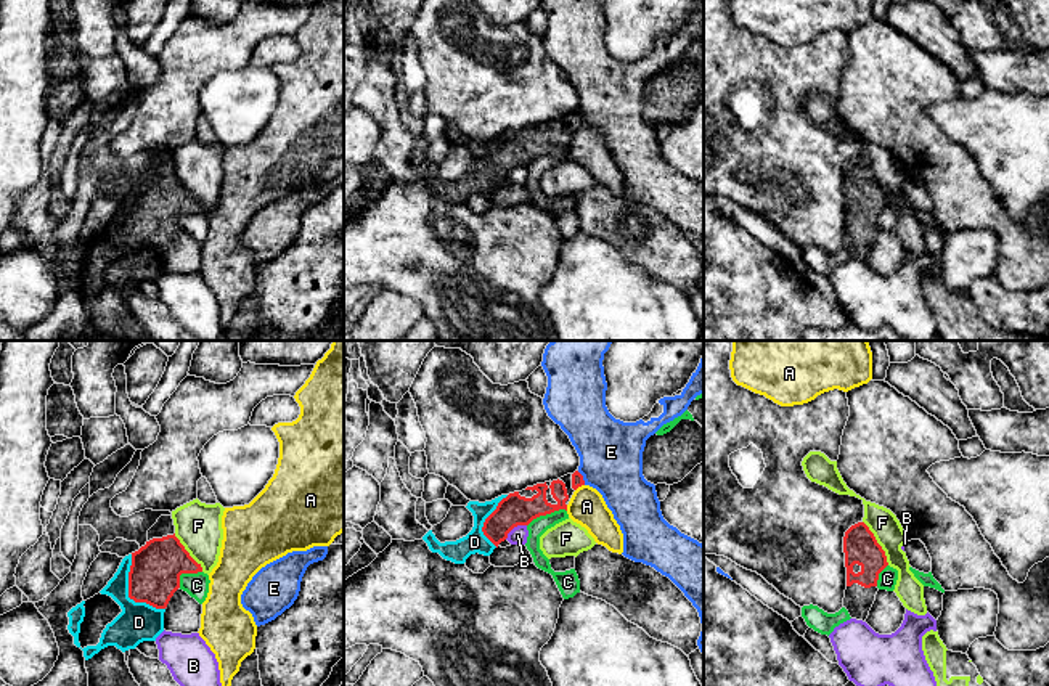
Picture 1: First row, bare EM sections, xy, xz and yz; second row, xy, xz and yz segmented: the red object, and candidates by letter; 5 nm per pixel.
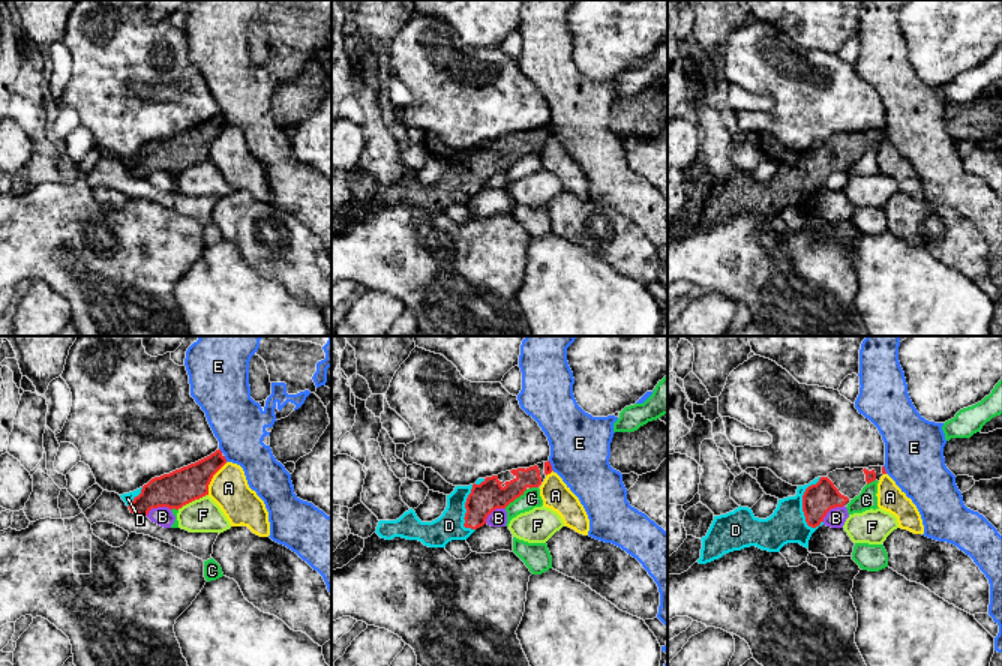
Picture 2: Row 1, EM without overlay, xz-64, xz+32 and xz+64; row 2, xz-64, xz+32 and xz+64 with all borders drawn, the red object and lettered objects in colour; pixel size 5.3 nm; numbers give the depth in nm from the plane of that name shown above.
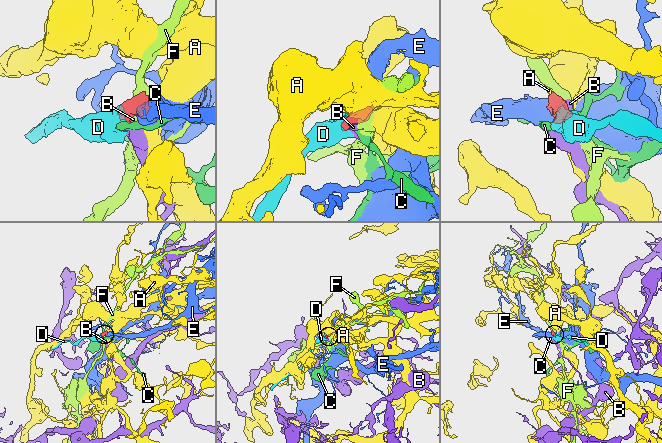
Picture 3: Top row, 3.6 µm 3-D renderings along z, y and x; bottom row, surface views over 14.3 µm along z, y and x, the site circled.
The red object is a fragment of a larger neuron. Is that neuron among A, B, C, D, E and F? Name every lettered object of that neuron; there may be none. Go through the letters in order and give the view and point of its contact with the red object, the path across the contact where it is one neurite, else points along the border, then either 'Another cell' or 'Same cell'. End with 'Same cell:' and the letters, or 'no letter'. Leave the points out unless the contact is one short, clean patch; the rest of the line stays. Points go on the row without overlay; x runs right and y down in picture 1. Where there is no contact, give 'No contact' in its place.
A: Touches red at xz (579, 126). Boundary: xz (583, 124), (575, 130). Another cell
B: Touches red at xz (514, 166). Boundary: xz (526, 164), (518, 164), (505, 179). Another cell
C: Touches red at xz (546, 153). Boundary: xz (566, 150), (540, 155), (527, 166). Another cell
D: Touches red at xy (129, 233). Path across: xy (155, 214), (129, 233), (138, 246), (138, 262). Same cell
E: Touches red at xz (582, 118). Boundary: xz (577, 111), (585, 124). Another cell
F: Touches red at yz (877, 183). Boundary: yz (863, 161), (889, 204). Another cell
Same cell: D

